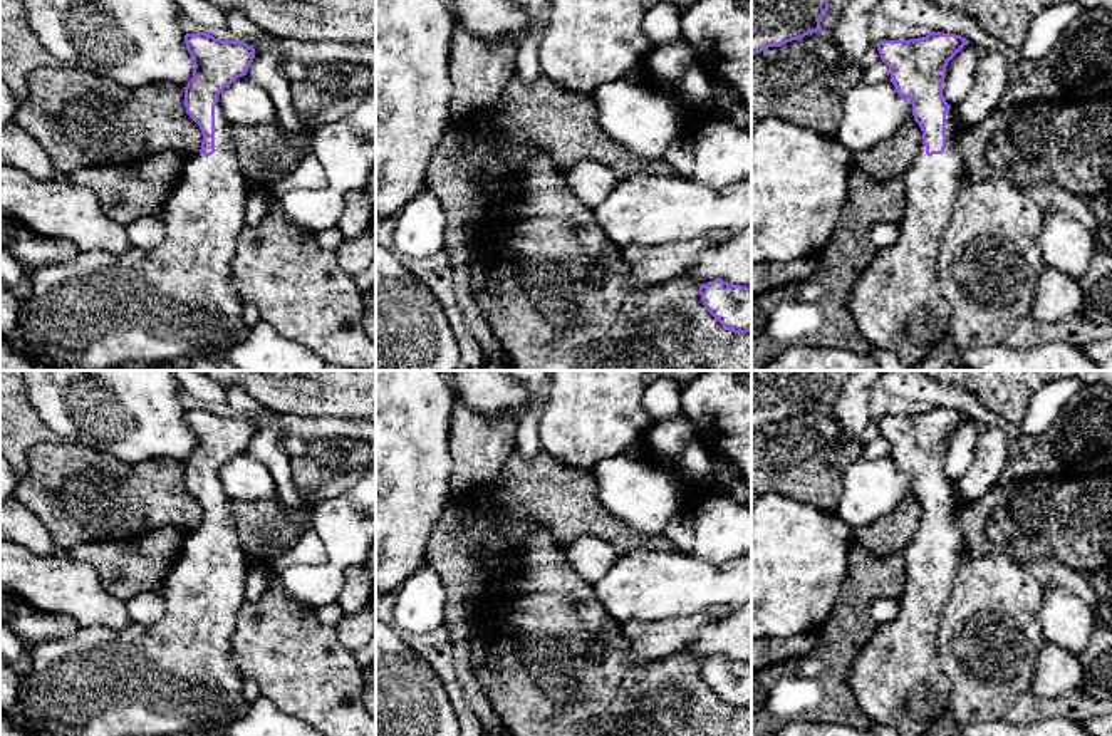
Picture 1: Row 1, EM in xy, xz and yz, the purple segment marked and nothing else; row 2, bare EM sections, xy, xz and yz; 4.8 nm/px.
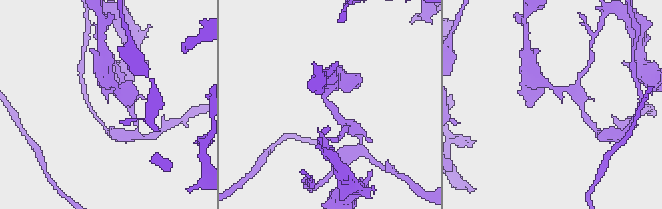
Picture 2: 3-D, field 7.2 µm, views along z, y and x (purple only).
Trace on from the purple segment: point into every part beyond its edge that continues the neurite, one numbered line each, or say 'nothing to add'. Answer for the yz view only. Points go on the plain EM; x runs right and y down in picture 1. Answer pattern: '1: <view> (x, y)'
1: yz (896, 679)

